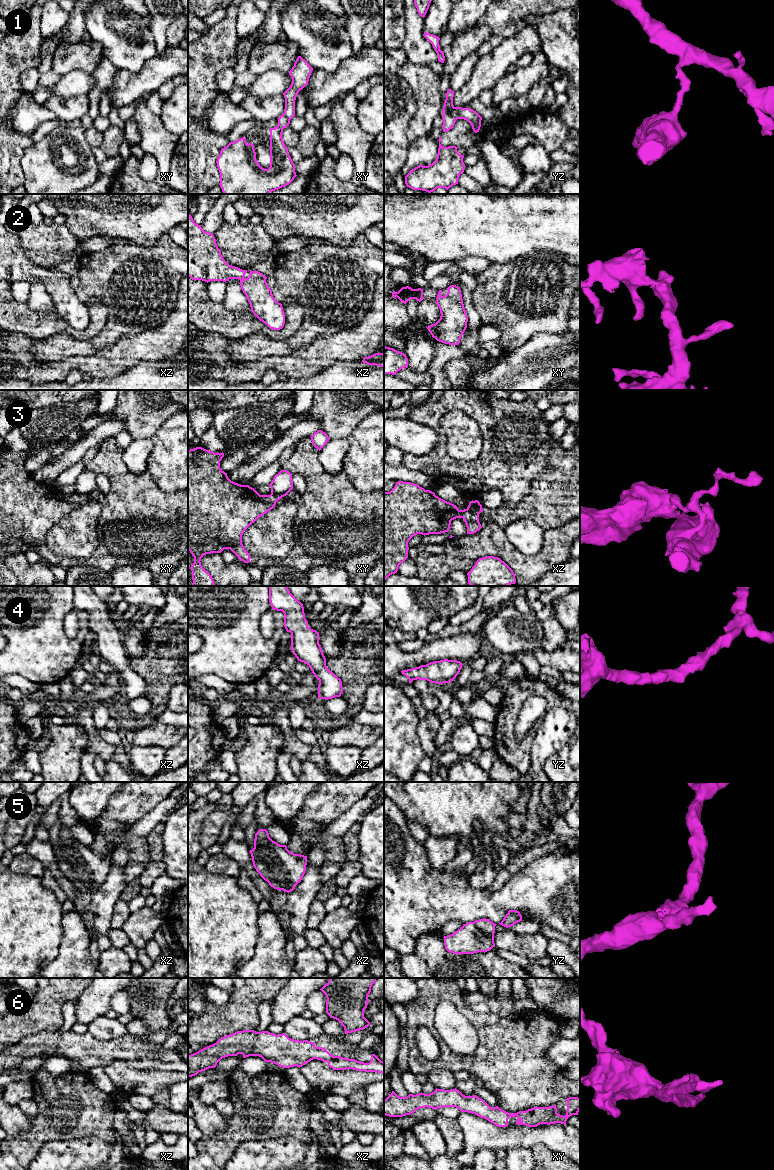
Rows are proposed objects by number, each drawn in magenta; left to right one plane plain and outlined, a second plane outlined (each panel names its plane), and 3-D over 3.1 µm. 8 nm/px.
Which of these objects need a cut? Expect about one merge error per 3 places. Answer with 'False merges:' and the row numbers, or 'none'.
False merges: 1, 3

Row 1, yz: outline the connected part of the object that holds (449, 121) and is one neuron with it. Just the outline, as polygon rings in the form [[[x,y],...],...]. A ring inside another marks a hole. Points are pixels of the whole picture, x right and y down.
[[[443,107],[442,114],[443,114],[442,129],[443,129],[443,132],[447,132],[453,128],[453,126],[455,125],[456,119],[447,112],[445,107]]]

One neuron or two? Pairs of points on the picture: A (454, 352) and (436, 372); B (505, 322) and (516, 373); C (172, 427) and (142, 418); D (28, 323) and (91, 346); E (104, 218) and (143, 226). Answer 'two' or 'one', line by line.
A: one
B: two
C: two
D: two
E: one

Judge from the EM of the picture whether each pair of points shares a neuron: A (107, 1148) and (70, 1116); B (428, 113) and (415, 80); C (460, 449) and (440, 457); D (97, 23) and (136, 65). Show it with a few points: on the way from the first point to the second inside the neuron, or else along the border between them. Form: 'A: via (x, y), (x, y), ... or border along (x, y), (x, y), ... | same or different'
A: border along (71, 1139), (99, 1137), (117, 1142) | different
B: via (429, 105), (428, 94), (423, 88) | same
C: border along (442, 443), (452, 458), (470, 460) | different
D: via (107, 33), (129, 55) | same

